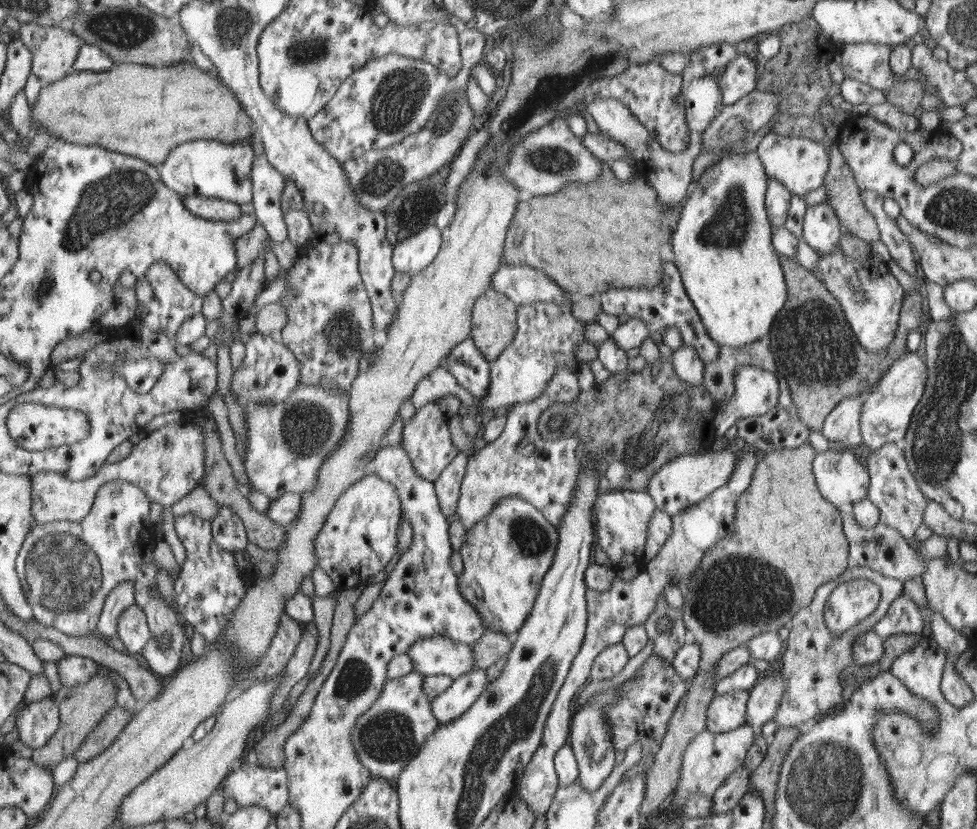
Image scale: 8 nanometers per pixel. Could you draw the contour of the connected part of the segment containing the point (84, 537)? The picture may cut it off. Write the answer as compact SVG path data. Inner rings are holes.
M112 479L100 487L91 514L80 522L60 520L34 524L18 554L15 568L19 573L27 600L31 603L33 619L47 626L55 626L60 632L70 636L92 636L92 630L99 627L99 618L103 614L107 596L120 582L132 582L134 603L146 614L148 630L151 633L151 639L140 653L144 660L147 660L150 670L159 677L166 677L171 676L181 666L186 634L184 624L173 609L164 600L153 595L156 576L163 569L154 559L156 528L150 518L150 504L150 497L138 485L122 479ZM164 633L169 634L172 641L168 649L161 650L158 637Z

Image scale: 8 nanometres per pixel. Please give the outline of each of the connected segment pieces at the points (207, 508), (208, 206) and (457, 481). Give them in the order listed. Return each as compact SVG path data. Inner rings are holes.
M204 487L194 488L192 492L188 492L184 498L180 498L178 501L170 508L175 519L189 513L211 520L221 510L220 505L215 502L216 500Z
M186 195L183 197L183 202L192 213L204 217L205 220L236 221L244 214L239 205L228 200Z
M452 460L436 479L436 496L440 499L440 508L445 516L457 513L459 496L462 491L464 476L467 474L468 460Z

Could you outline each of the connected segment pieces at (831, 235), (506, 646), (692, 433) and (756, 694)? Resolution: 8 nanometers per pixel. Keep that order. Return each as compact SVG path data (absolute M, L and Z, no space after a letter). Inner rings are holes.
M828 202L808 205L804 213L803 240L820 254L829 254L839 244L844 230Z
M487 629L482 638L472 645L474 668L489 670L500 656L510 654L513 642L513 637L496 630Z
M661 356L661 358L657 360L656 362L654 362L653 364L646 365L645 368L641 372L634 372L634 374L632 374L632 372L630 372L629 370L626 370L626 371L614 373L612 374L612 376L610 376L608 380L603 381L602 383L596 384L594 386L594 390L598 390L598 396L596 396L596 408L594 408L594 410L596 410L598 414L592 414L592 390L587 390L587 391L581 390L579 398L576 399L574 403L552 404L552 407L548 407L548 412L544 412L544 428L546 428L546 422L550 424L550 419L552 419L552 416L560 412L562 416L565 416L565 418L567 418L566 428L564 428L564 436L571 436L571 435L580 436L580 438L582 438L582 442L584 442L584 446L588 448L588 457L592 456L592 452L598 452L598 462L601 463L601 466L599 466L599 470L598 470L598 480L600 480L599 493L611 492L614 489L626 490L626 491L638 491L638 492L646 493L646 488L648 488L648 480L652 478L652 475L654 474L654 472L658 470L658 468L660 468L661 465L664 465L666 462L668 462L669 460L672 460L674 457L678 457L684 454L684 451L688 450L689 448L694 449L694 450L702 450L702 448L704 448L704 446L702 446L702 442L704 442L704 436L714 436L716 434L714 432L714 398L710 398L710 392L708 392L708 390L706 389L706 386L704 384L700 384L700 386L692 386L692 384L688 384L688 382L680 381L678 374L674 372L673 365L667 360L665 360L663 356ZM674 424L676 424L676 426L680 426L680 428L686 429L686 432L684 434L680 432L680 436L682 439L677 443L676 443L676 434L674 434L674 430L672 430L672 426L674 426Z
M770 669L761 675L750 690L747 724L755 730L760 730L768 721L774 720L784 692L786 692L786 681L778 675L778 671Z

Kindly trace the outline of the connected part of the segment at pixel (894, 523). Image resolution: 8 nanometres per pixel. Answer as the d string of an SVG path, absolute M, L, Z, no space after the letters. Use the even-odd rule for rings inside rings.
M891 442L872 450L866 459L866 470L870 480L867 498L879 509L879 522L898 529L898 532L904 536L914 550L920 549L923 542L915 539L915 532L924 522L923 509L930 504L930 501L918 488L906 460L904 460L904 452L898 449L894 442Z

